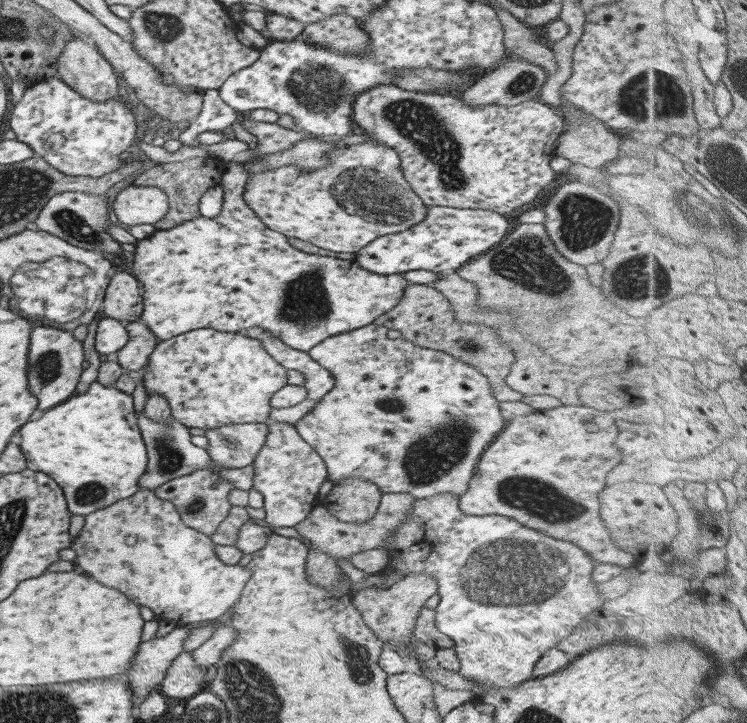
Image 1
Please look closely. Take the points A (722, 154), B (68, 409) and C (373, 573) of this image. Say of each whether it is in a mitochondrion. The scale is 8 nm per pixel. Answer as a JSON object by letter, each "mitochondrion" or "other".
{"A":"mitochondrion","B":"other","C":"other"}

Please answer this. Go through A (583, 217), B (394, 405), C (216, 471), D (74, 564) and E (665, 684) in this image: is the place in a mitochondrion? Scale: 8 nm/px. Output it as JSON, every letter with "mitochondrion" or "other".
{"A":"mitochondrion","B":"mitochondrion","C":"other","D":"other","E":"other"}

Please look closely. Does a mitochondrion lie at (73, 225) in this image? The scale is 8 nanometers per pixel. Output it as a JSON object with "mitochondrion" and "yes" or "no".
{"mitochondrion":"yes"}

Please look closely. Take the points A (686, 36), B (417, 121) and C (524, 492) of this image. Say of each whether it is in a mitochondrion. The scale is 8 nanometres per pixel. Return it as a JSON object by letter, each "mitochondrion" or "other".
{"A":"other","B":"mitochondrion","C":"mitochondrion"}

